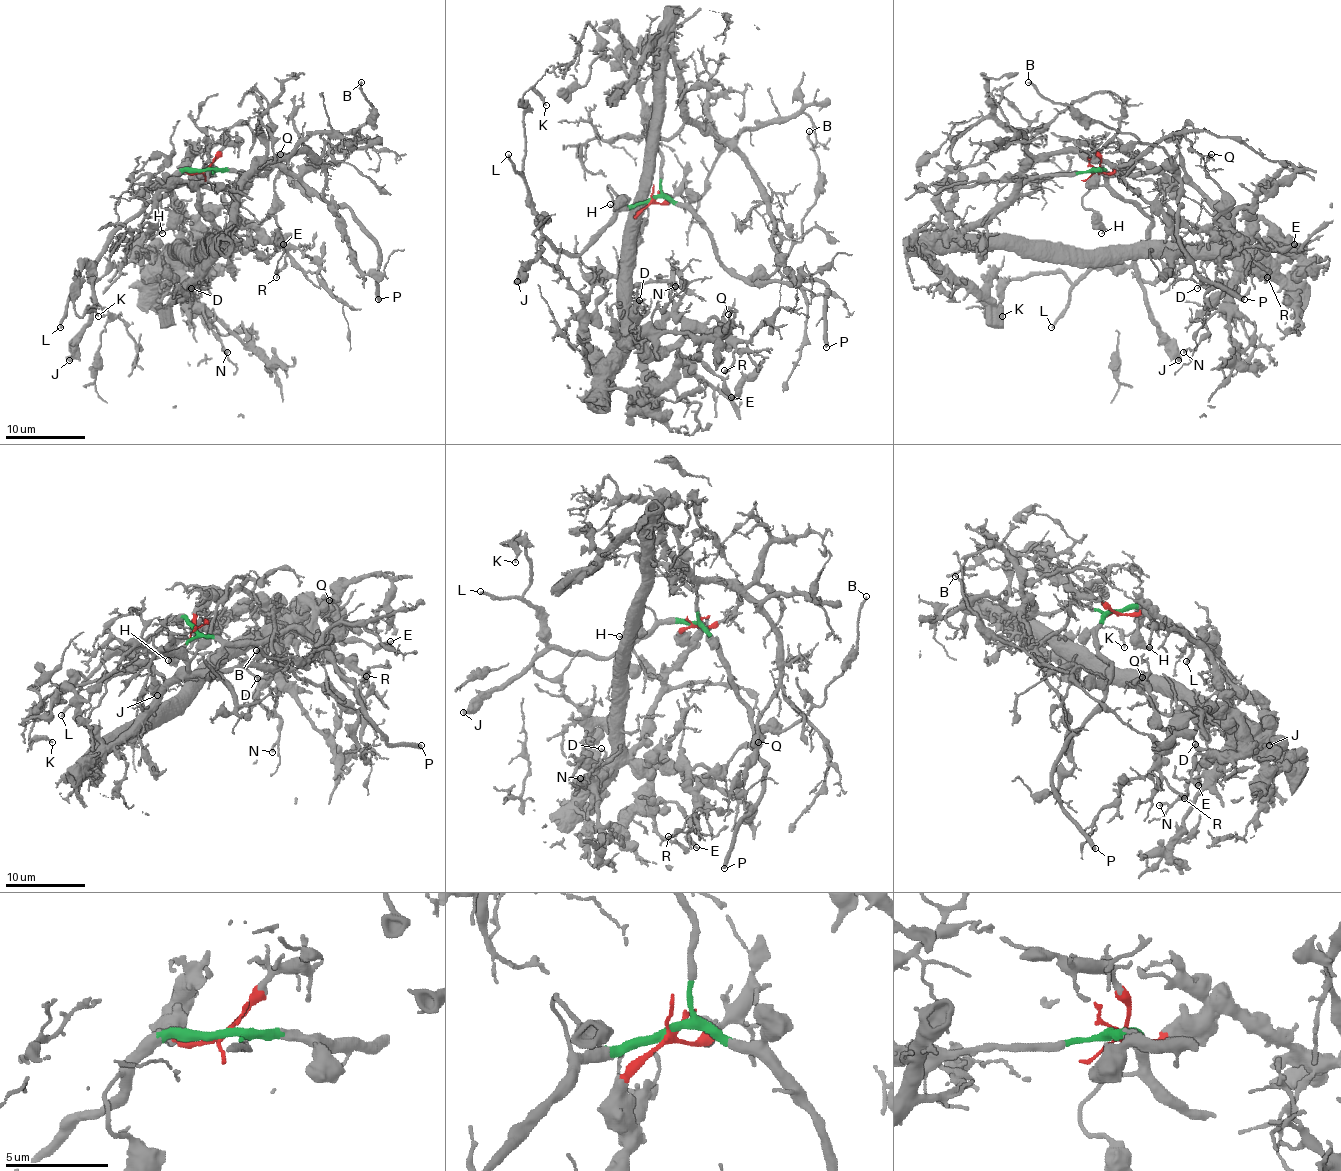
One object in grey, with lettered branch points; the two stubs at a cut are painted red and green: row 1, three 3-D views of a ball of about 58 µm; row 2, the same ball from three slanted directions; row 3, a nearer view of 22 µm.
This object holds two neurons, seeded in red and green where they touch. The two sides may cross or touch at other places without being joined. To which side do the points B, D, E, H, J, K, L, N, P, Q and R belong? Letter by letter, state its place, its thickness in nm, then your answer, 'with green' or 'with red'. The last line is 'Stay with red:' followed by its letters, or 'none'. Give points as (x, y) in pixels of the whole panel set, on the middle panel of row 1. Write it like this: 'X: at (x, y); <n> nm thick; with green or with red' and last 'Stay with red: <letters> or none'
B: at (809, 131); 180 nm thick; with green
D: at (639, 300); 150 nm thick; with red
E: at (731, 397); 300 nm thick; with red
H: at (610, 204); 150 nm thick; with green
J: at (517, 281); 500 nm thick; with green
K: at (546, 105); 130 nm thick; with green
L: at (508, 154); 240 nm thick; with green
N: at (675, 286); 240 nm thick; with red
P: at (826, 347); 400 nm thick; with green
Q: at (728, 314); 170 nm thick; with red
R: at (724, 370); 240 nm thick; with red
Stay with red: D, E, N, Q, R

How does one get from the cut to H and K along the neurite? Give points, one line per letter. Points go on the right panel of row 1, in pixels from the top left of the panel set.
H: (1097, 170), (1101, 170), (1105, 182), (1083, 197), (1083, 205), (1093, 211), (1101, 233)
K: (1097, 170), (1151, 221), (1143, 251), (1073, 283), (1061, 273), (1011, 279), (987, 317), (1001, 315)

